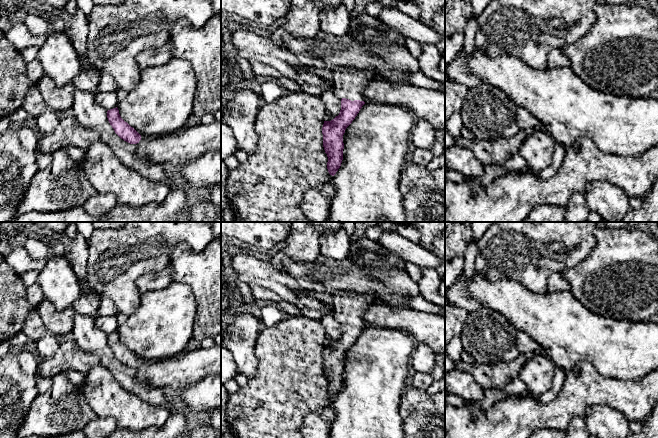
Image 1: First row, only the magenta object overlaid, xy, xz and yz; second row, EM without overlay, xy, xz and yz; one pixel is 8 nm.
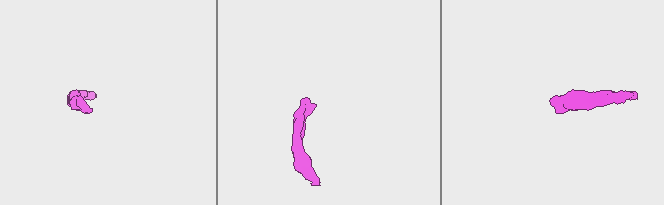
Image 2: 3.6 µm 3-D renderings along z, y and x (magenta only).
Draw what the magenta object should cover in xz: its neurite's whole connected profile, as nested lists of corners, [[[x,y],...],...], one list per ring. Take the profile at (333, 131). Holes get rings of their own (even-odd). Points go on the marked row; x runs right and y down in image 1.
[[[337,67],[332,75],[334,94],[341,99],[341,110],[331,121],[324,121],[322,127],[323,147],[328,157],[327,169],[334,176],[343,160],[343,135],[365,104],[363,90],[376,72],[352,67]]]

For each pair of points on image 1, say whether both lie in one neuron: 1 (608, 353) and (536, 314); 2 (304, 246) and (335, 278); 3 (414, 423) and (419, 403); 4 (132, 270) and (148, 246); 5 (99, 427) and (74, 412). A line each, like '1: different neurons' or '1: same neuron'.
1: same neuron
2: different neurons
3: same neuron
4: same neuron
5: different neurons

